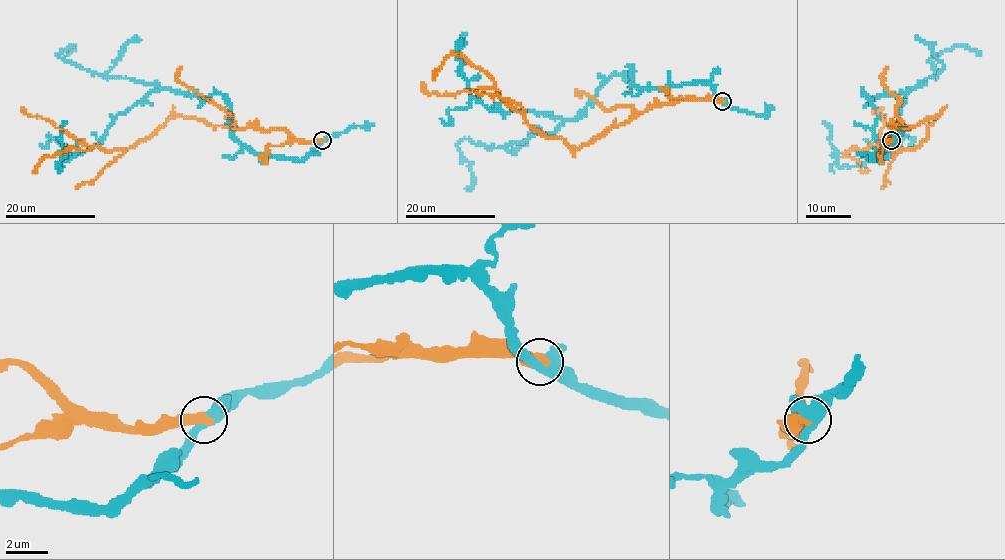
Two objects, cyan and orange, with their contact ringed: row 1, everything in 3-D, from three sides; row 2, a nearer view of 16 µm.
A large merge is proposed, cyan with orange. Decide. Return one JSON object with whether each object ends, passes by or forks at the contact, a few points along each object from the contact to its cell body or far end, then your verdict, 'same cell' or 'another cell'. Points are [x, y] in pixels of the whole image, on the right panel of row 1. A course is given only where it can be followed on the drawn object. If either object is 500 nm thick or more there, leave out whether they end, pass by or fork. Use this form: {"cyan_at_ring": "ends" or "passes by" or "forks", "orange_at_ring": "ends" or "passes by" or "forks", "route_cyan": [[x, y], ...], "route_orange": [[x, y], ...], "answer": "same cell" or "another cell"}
{"route_cyan": [[891, 141], [872, 159], [876, 108], [864, 93], [909, 89], [902, 139], [883, 160], [838, 165], [822, 120]], "route_orange": [[891, 141], [891, 128], [937, 117], [916, 147], [892, 151], [882, 145], [847, 153], [869, 171]], "answer": "another cell"}

